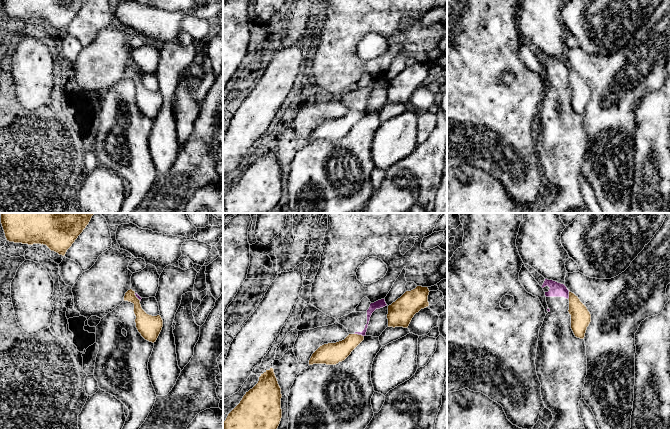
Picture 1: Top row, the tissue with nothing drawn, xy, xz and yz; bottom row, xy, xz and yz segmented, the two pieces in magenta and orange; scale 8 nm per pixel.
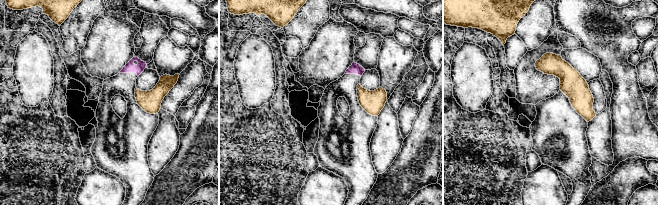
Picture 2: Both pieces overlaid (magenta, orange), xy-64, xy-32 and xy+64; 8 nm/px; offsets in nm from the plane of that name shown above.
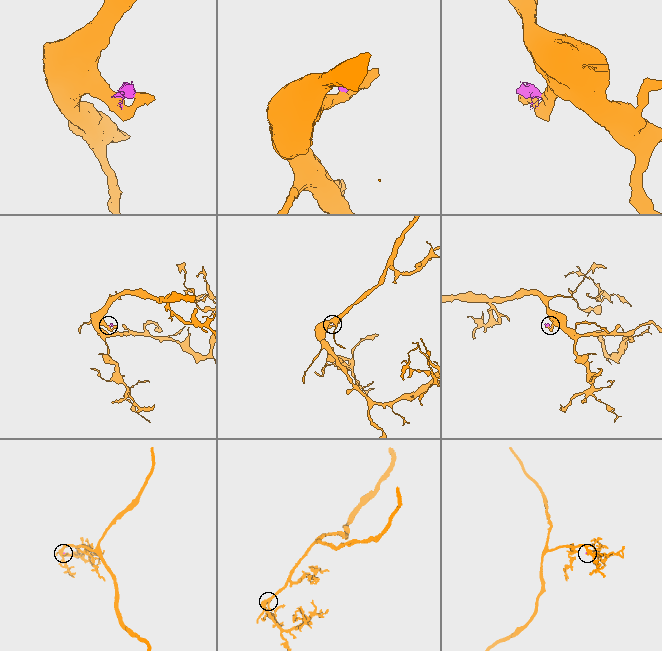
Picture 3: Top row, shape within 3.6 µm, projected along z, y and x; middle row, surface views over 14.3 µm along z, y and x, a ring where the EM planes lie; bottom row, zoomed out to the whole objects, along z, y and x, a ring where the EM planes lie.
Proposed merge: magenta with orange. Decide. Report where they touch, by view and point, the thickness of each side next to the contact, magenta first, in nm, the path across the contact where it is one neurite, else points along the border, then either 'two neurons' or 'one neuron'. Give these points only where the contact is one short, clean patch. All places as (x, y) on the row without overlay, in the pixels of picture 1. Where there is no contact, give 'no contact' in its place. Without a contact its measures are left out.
xz (359, 110) | 60/160 nm | two neurons

